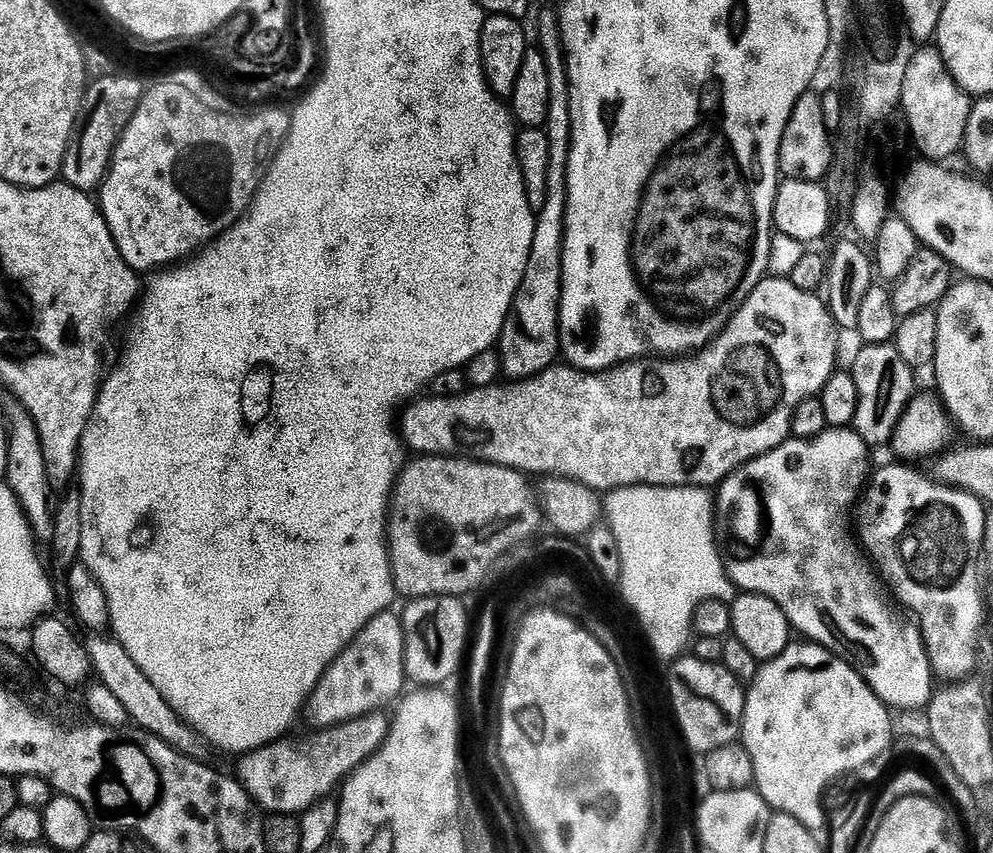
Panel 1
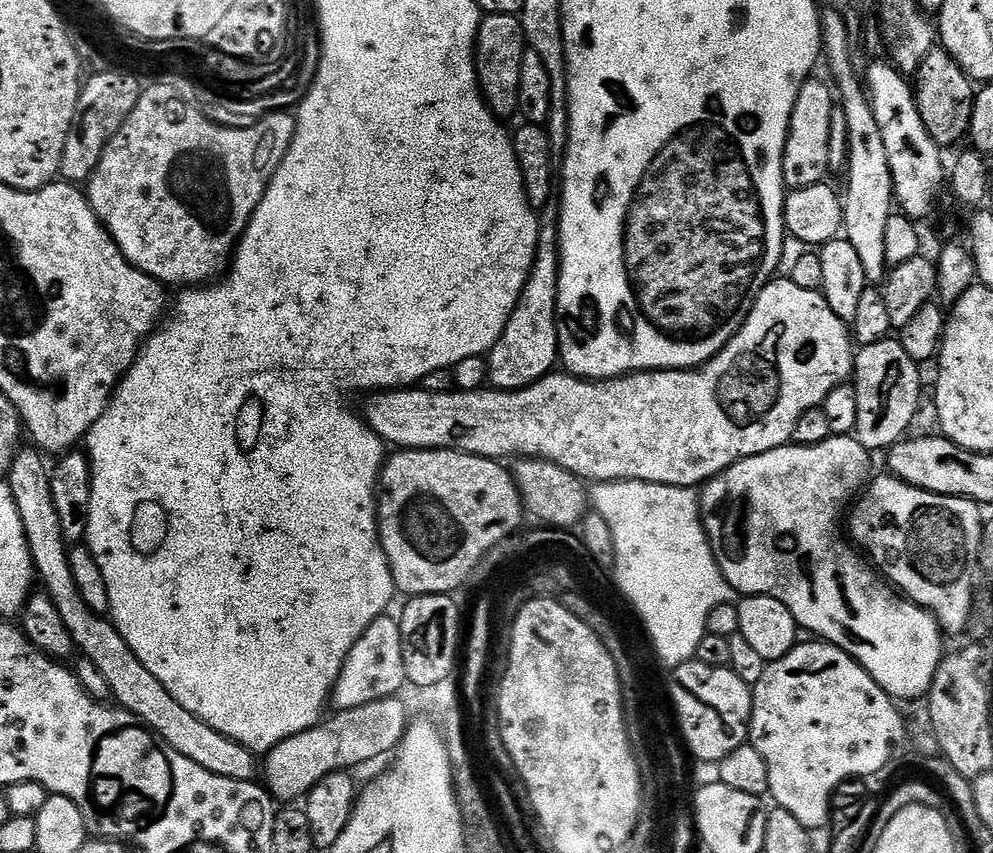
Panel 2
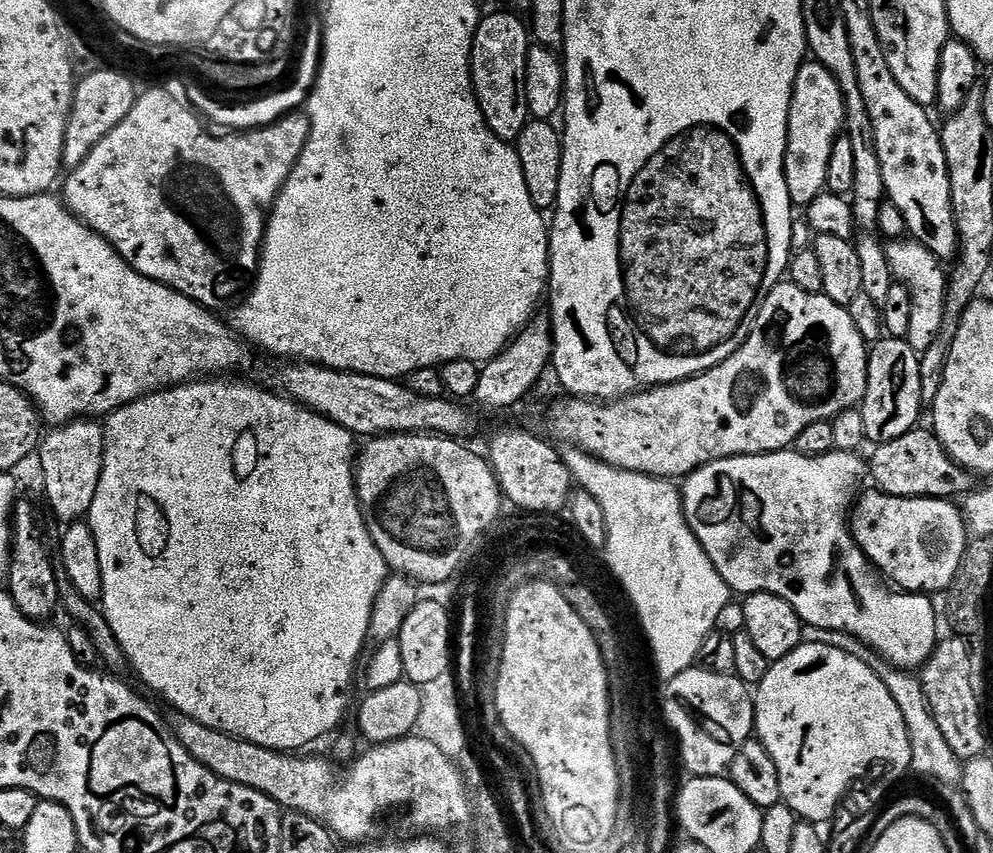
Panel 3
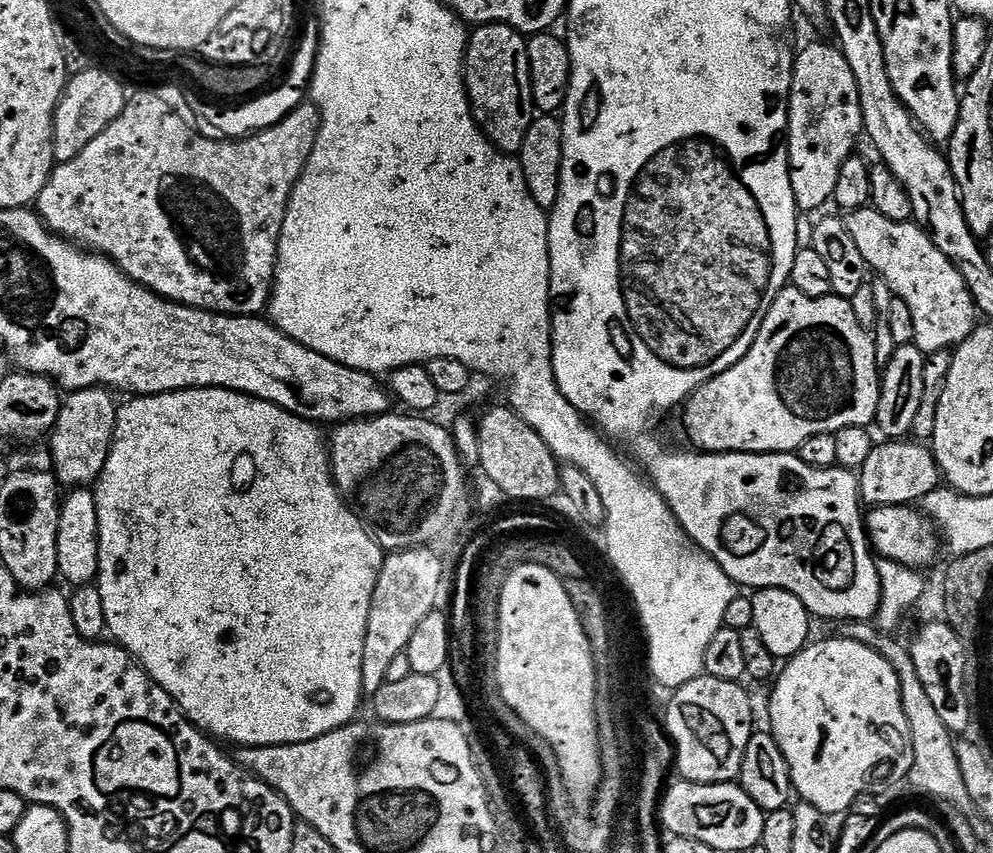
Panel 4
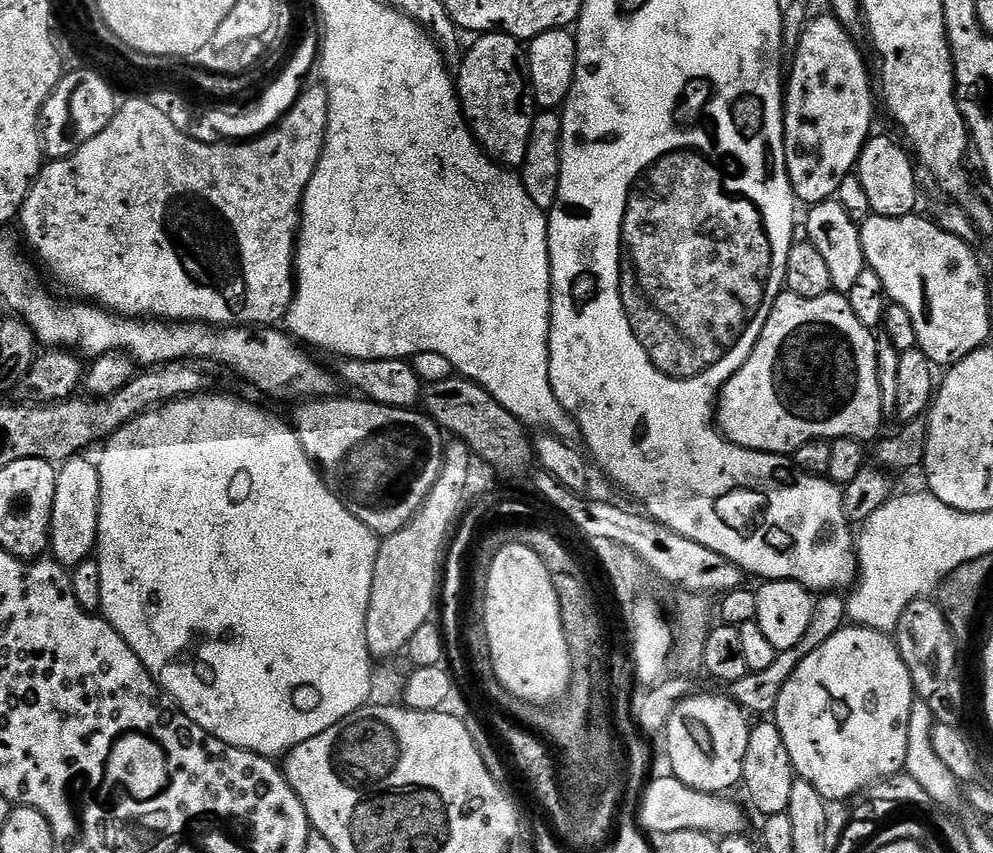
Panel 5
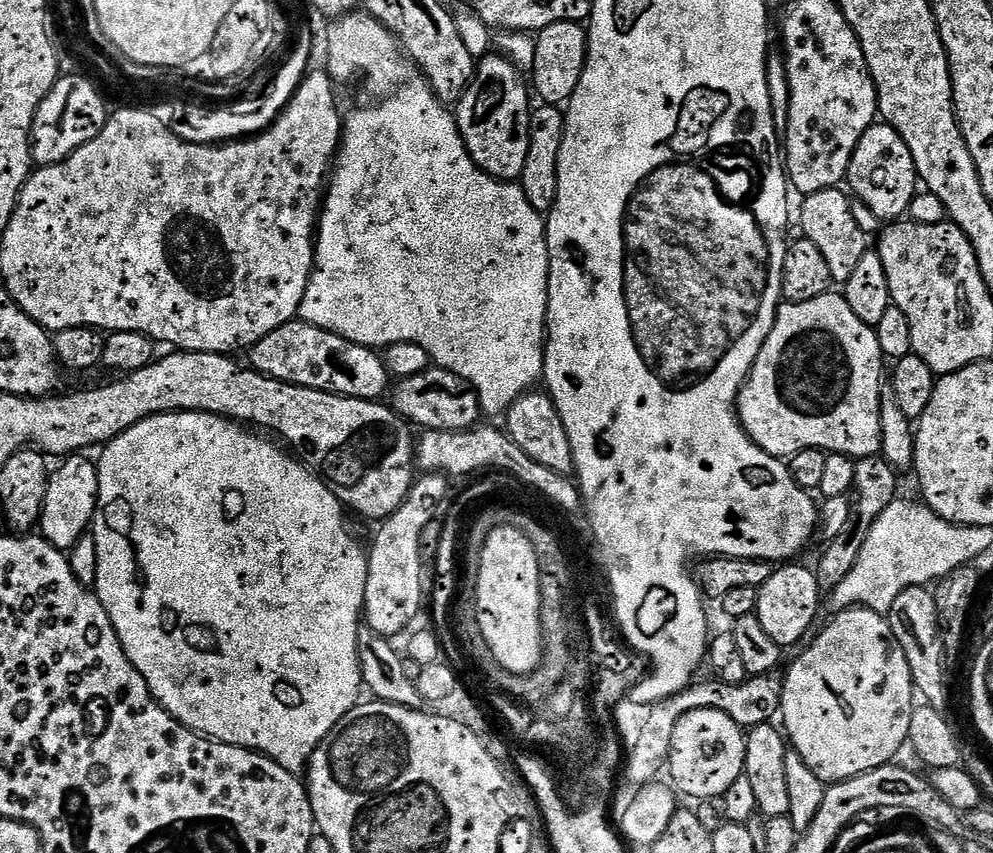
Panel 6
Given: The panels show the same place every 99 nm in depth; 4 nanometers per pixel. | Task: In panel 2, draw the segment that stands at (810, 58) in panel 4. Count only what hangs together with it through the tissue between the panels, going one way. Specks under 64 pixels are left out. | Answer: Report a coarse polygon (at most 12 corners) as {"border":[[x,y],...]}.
{"border":[[809,78],[784,147],[789,189],[829,175],[834,92]]}

